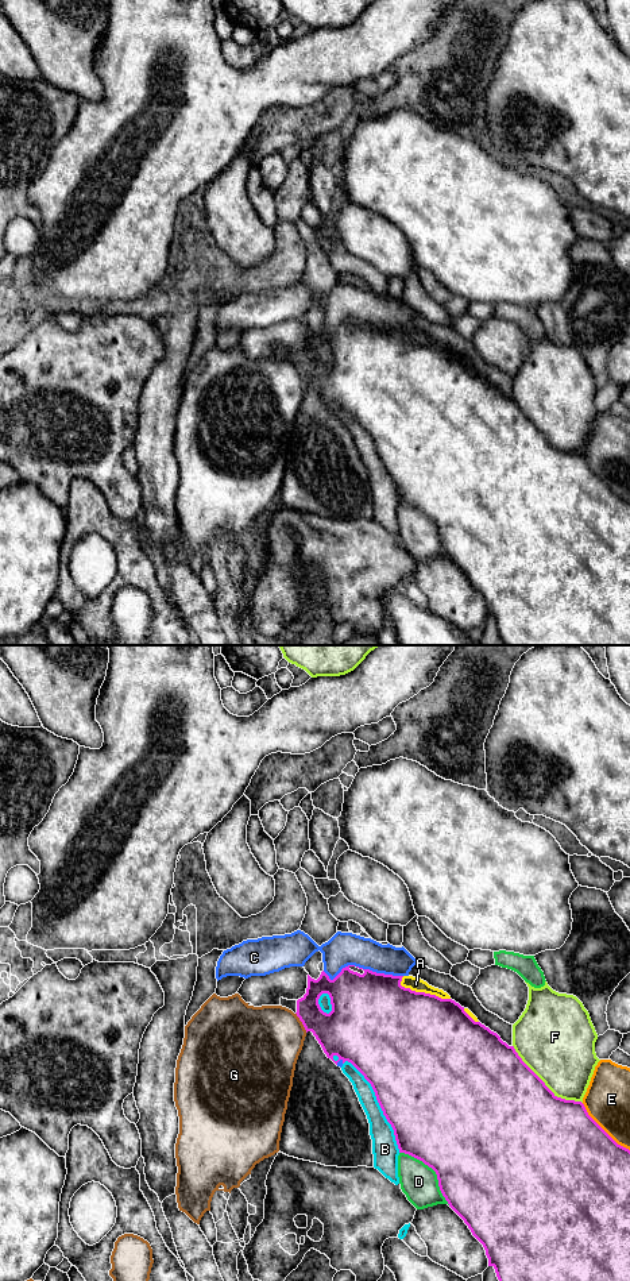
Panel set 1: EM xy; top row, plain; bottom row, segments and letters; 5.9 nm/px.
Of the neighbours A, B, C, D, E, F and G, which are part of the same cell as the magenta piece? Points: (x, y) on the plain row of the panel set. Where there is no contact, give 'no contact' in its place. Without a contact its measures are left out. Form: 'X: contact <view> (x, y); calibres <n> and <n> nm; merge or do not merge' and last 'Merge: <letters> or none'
A: contact xy (422, 344); calibres 500 and 80 nm; do not merge
B: contact xy (379, 456); calibres 500 and 140 nm; do not merge
C: contact xy (362, 320); calibres 440 and 200 nm; do not merge
D: contact xy (433, 521); calibres 500 and 220 nm; do not merge
E: contact xy (602, 481); calibres 500 and 280 nm; do not merge
F: contact xy (544, 435); calibres 500 and 440 nm; do not merge
G: contact xy (301, 373); calibres 280 and 420 nm; do not merge
Merge: none

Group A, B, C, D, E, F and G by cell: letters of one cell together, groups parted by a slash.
A / B C / D / E / F / G

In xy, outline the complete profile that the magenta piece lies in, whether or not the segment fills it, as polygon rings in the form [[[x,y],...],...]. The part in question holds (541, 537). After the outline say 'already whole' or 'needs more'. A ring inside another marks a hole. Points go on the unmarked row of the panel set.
[[[348,317],[341,321],[341,324],[331,332],[329,328],[322,323],[317,332],[312,331],[308,327],[308,340],[306,346],[298,352],[287,352],[281,350],[282,359],[291,362],[302,374],[306,385],[312,383],[318,396],[321,397],[324,405],[331,410],[336,417],[341,412],[351,414],[371,436],[376,452],[386,468],[387,474],[391,476],[395,487],[395,493],[399,501],[399,505],[409,506],[425,517],[432,520],[438,532],[438,539],[448,553],[449,559],[464,572],[464,575],[471,582],[472,587],[483,597],[486,607],[488,610],[488,618],[495,621],[496,629],[505,645],[630,645],[630,502],[618,497],[587,464],[581,454],[565,452],[557,449],[545,435],[522,413],[522,410],[515,404],[514,398],[509,398],[500,391],[500,389],[491,383],[488,379],[480,374],[475,374],[461,359],[452,351],[441,351],[436,347],[416,344],[410,340],[401,337],[403,328],[393,328],[384,325],[376,325],[370,321],[363,321],[364,325],[351,323],[349,320],[355,317]],[[322,346],[328,346],[331,350],[332,363],[329,366],[324,364],[318,356],[318,351]]]; needs more

